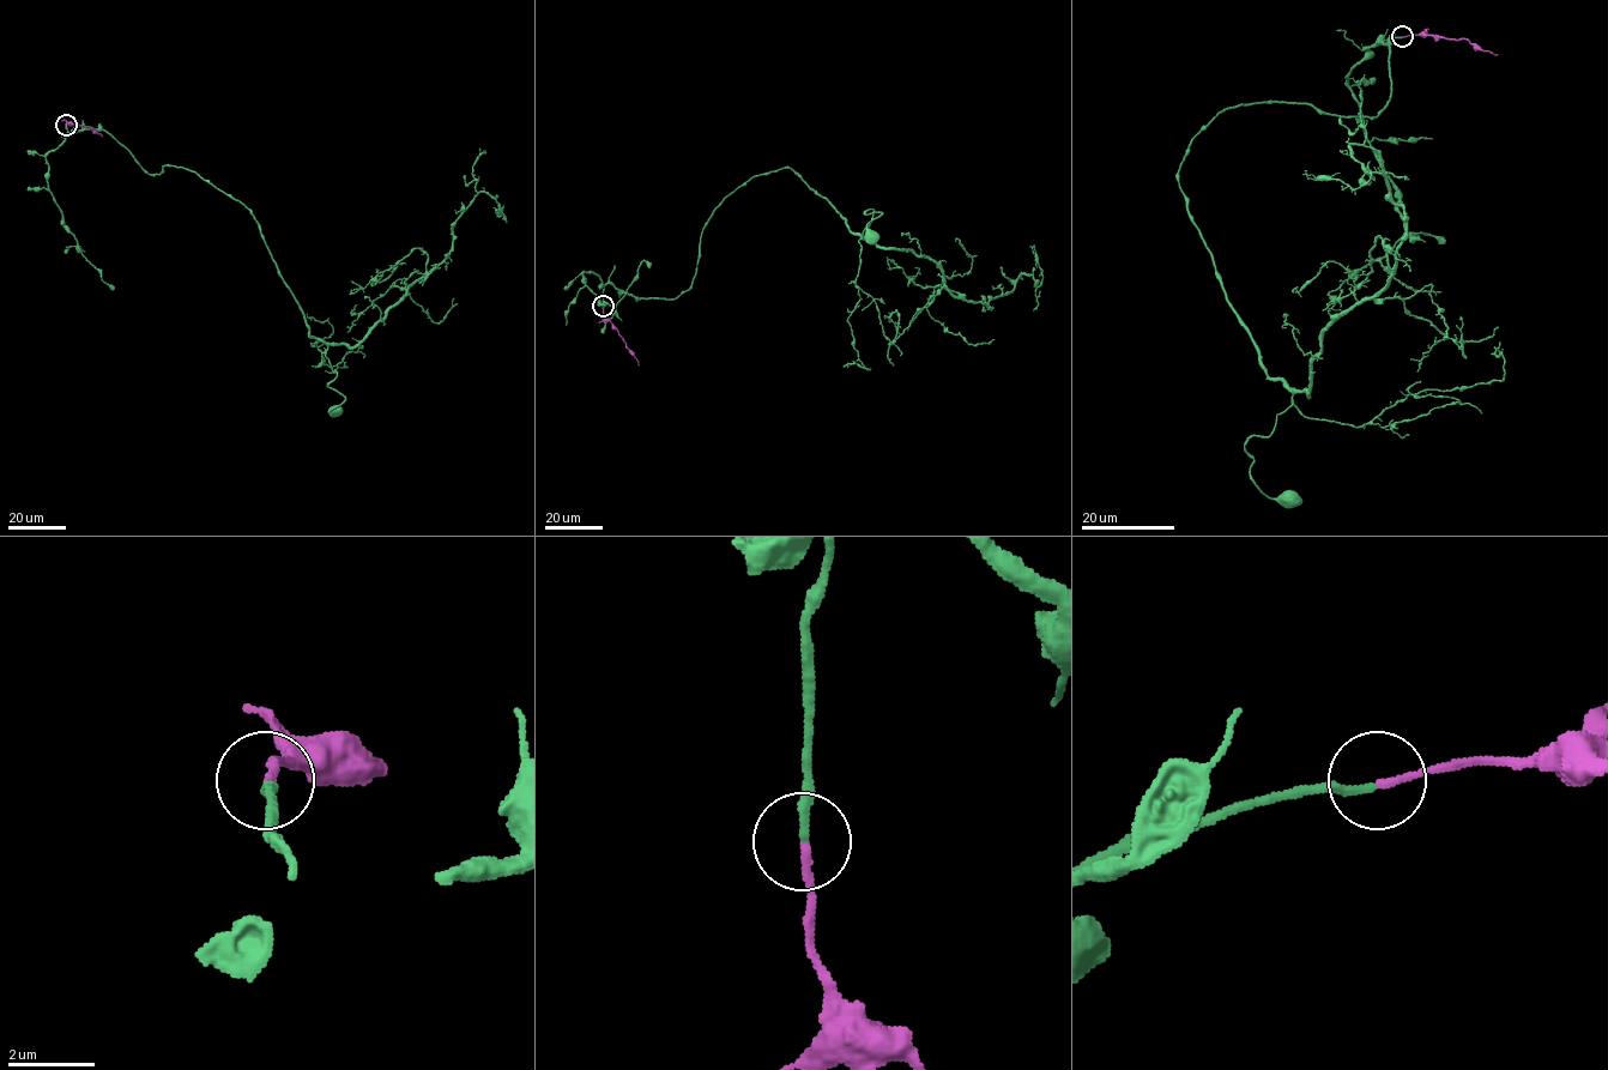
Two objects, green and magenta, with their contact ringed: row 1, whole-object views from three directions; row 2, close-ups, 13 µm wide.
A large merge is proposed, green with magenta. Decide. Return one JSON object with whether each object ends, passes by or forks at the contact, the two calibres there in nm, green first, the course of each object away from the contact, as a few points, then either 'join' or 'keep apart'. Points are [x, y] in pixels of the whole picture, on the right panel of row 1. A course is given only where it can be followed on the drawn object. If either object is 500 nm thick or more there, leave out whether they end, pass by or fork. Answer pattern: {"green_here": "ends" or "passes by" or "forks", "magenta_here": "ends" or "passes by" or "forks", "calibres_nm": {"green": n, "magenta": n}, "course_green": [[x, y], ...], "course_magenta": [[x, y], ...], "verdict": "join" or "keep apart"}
{"green_here": "ends", "magenta_here": "ends", "calibres_nm": {"green": 200, "magenta": 180}, "course_green": [[1402, 37], [1365, 49], [1389, 44], [1374, 118], [1239, 104], [1178, 171], [1292, 394], [1244, 446], [1292, 497]], "course_magenta": [[1402, 37], [1438, 35], [1467, 38], [1497, 55]], "verdict": "join"}

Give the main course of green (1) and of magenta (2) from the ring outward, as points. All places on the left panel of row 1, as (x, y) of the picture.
1: (66, 125), (106, 130), (151, 175), (192, 170), (248, 209), (327, 346), (327, 386), (345, 399), (333, 410)
2: (66, 125), (89, 126), (102, 137)

